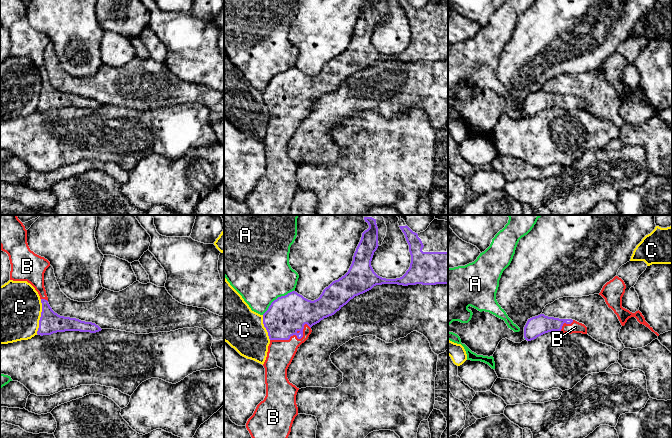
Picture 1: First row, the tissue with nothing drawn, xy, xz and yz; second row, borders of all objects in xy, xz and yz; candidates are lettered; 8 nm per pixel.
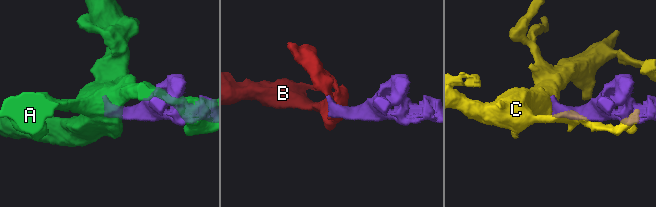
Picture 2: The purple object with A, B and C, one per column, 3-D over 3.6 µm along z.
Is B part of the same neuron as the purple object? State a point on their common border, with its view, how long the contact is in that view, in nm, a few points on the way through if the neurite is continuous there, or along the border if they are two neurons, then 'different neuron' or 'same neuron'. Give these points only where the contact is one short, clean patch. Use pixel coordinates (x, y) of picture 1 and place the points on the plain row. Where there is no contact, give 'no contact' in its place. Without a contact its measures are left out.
xz (294, 110) | 340 nm | same neuron

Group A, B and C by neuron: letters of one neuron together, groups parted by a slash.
A / B / C

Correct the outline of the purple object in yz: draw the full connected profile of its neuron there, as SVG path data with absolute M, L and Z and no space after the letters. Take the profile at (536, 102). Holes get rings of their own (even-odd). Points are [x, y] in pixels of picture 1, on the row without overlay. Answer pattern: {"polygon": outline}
{"polygon": "M540 90L528 95L524 103L524 114L531 117L552 107L560 107L567 111L572 109L587 110L587 103L572 95L559 95Z"}

